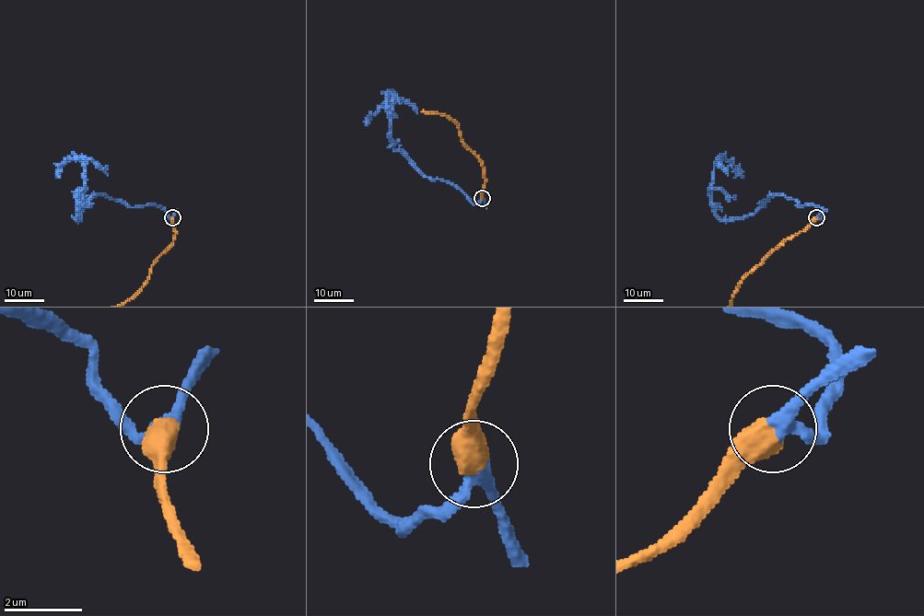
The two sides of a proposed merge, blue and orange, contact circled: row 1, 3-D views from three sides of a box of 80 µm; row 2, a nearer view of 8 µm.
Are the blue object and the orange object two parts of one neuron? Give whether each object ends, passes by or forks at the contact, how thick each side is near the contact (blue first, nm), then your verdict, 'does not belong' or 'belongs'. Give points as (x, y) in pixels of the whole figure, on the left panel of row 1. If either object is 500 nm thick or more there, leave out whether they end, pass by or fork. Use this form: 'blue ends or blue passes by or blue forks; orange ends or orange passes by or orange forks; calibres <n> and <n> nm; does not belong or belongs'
calibres 360 and 650 nm; belongs

